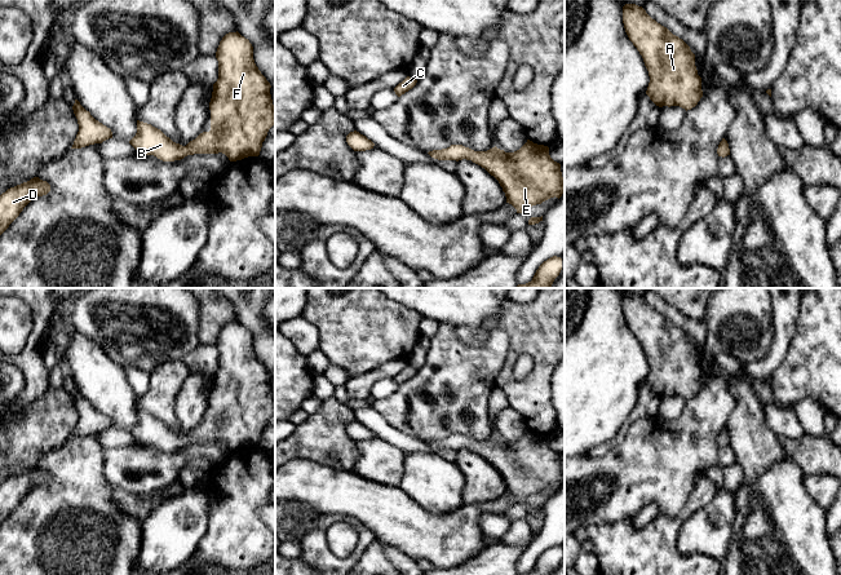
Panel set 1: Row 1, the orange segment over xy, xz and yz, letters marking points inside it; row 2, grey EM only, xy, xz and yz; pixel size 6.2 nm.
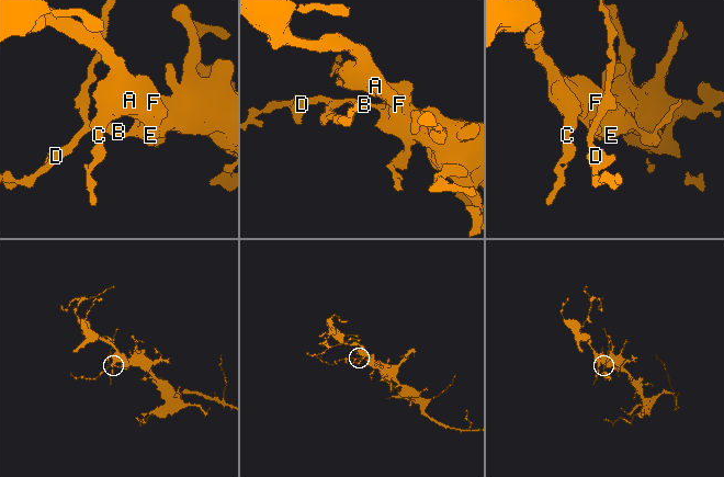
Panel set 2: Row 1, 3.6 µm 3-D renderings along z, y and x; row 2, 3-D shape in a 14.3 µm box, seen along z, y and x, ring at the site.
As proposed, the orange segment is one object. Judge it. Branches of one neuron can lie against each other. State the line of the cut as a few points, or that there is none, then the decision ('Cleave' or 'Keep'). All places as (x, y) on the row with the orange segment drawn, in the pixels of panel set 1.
No split. Keep

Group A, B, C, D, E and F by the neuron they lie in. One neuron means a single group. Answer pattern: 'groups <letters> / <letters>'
groups A B C D E F

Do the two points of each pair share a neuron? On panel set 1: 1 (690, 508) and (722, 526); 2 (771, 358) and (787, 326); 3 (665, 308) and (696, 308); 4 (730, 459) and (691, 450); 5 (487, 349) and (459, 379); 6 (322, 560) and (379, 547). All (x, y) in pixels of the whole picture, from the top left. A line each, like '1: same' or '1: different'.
1: different
2: same
3: different
4: different
5: same
6: different

